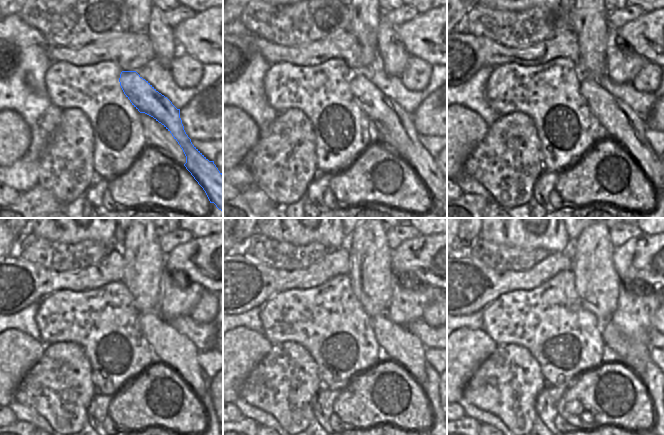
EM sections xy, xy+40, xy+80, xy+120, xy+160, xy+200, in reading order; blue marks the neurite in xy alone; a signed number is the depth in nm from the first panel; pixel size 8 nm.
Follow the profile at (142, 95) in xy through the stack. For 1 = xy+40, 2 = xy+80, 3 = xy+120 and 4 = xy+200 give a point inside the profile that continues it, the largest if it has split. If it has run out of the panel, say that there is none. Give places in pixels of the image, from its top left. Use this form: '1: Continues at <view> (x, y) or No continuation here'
1: Continues at xy+40 (381, 110)
2: Continues at xy+80 (619, 123)
3: Continues at xy+120 (169, 346)
4: Continues at xy+200 (635, 356)

